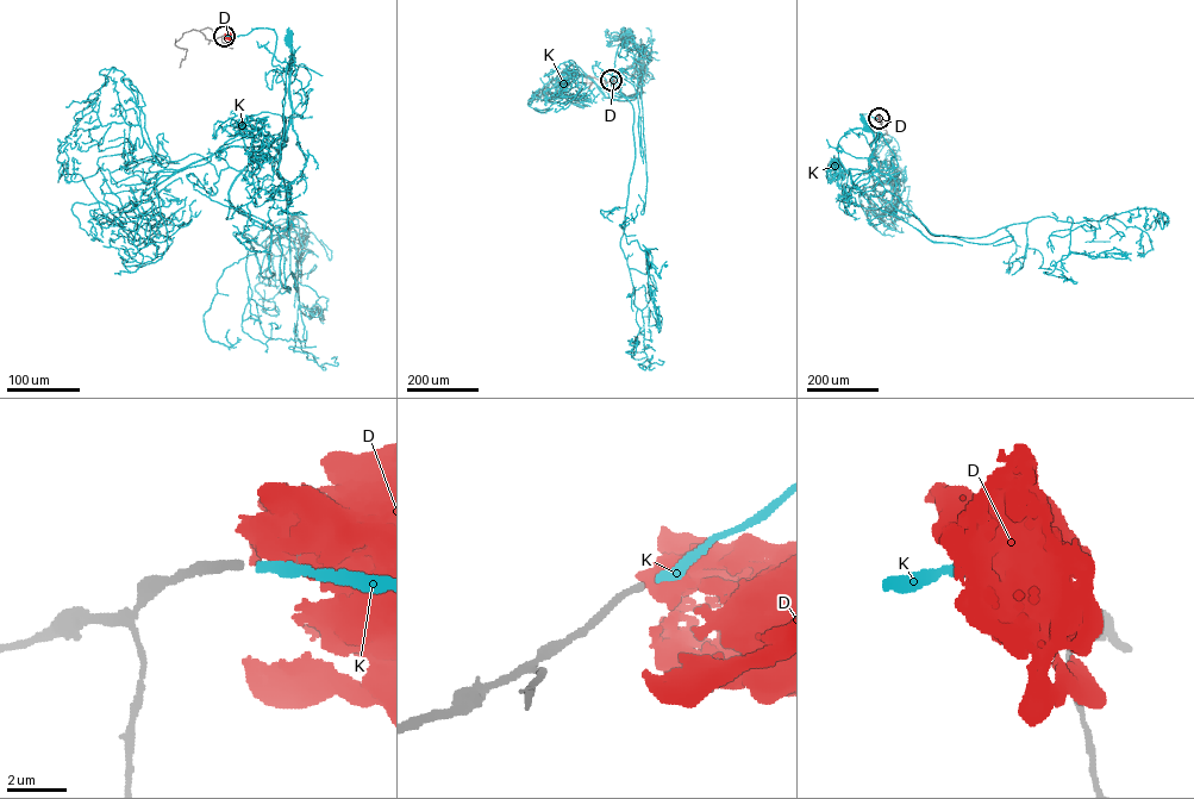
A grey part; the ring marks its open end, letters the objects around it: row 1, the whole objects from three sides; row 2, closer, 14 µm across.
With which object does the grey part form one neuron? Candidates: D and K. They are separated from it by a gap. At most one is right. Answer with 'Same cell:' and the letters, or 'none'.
Same cell: K

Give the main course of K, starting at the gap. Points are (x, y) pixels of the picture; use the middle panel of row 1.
K: (611, 80), (635, 62), (641, 99), (643, 63)

